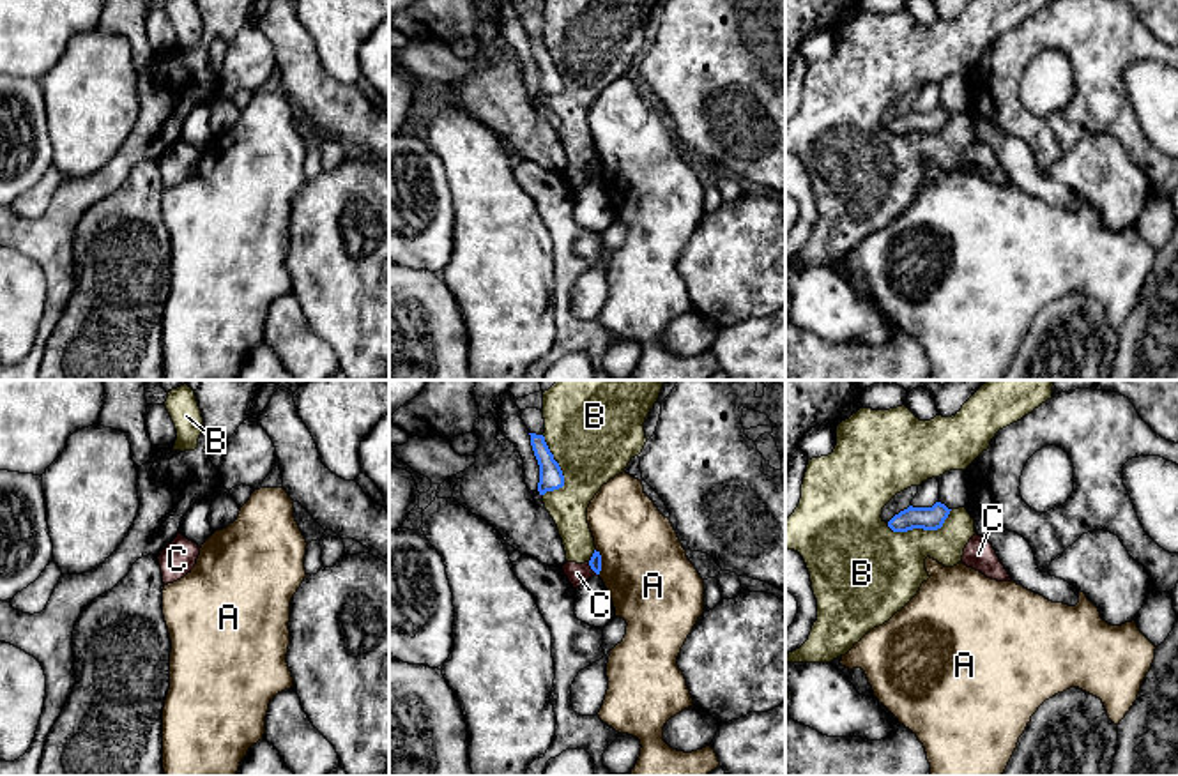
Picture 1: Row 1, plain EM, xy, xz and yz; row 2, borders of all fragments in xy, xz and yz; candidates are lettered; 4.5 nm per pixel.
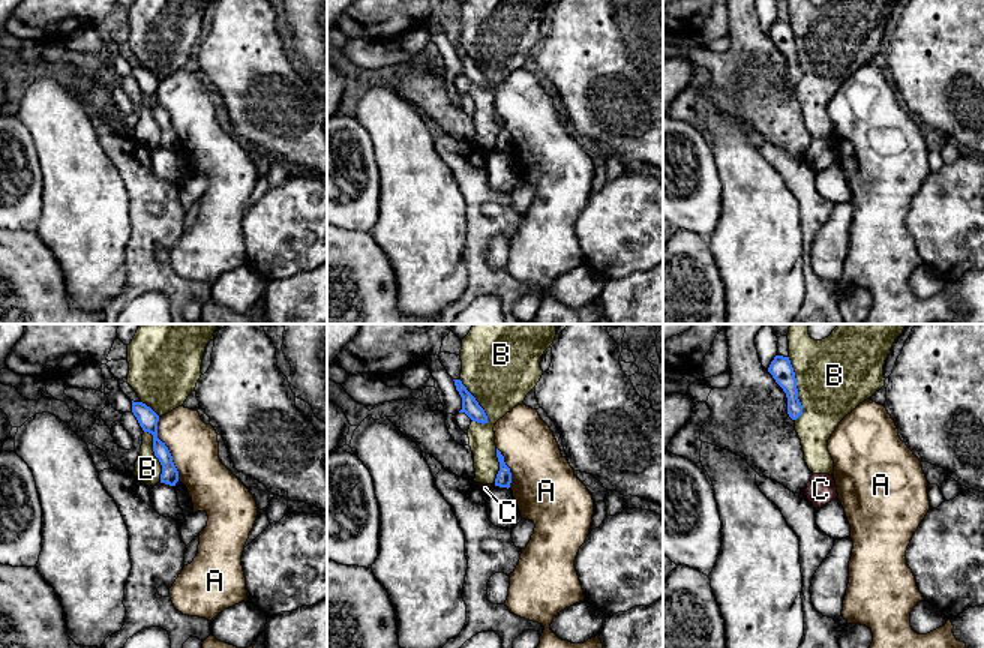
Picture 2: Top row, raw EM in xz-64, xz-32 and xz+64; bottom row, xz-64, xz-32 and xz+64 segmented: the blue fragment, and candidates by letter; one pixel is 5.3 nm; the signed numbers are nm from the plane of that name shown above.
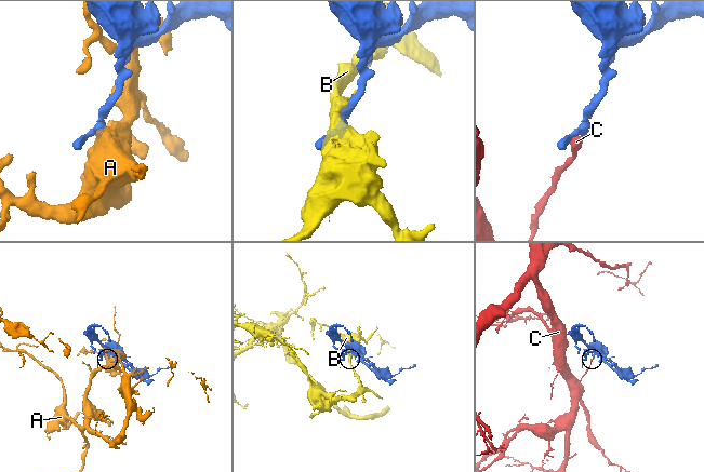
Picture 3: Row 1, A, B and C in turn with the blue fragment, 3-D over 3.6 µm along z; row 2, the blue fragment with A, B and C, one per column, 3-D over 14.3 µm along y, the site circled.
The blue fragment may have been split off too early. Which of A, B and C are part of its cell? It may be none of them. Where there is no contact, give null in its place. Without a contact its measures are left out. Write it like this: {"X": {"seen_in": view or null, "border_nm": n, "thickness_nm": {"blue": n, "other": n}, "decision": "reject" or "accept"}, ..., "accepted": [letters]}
{"A": {"seen_in": "xz", "border_nm": 110, "thickness_nm": {"blue": 60, "other": 400}, "decision": "reject"}, "B": {"seen_in": "yz", "border_nm": 320, "thickness_nm": {"blue": 110, "other": 340}, "decision": "reject"}, "C": {"seen_in": "xz", "border_nm": 70, "thickness_nm": {"blue": 60, "other": 100}, "decision": "reject"}, "accepted": []}

